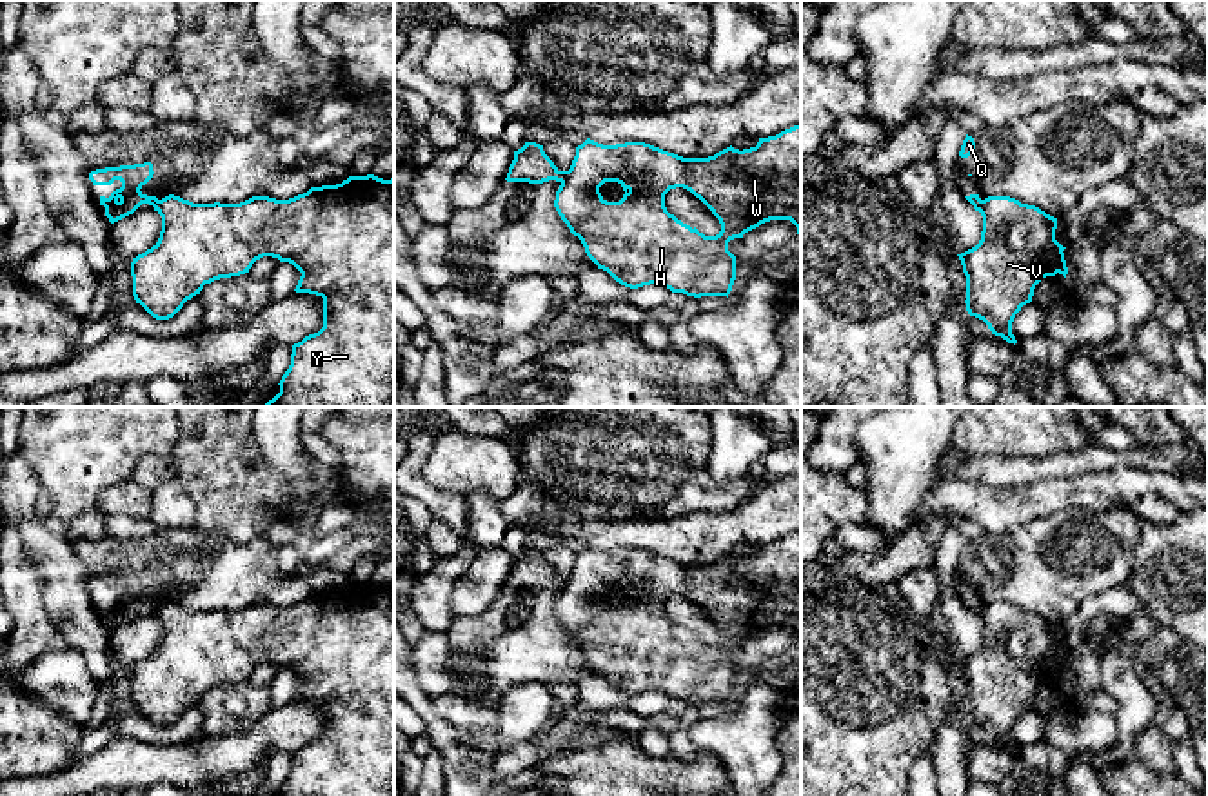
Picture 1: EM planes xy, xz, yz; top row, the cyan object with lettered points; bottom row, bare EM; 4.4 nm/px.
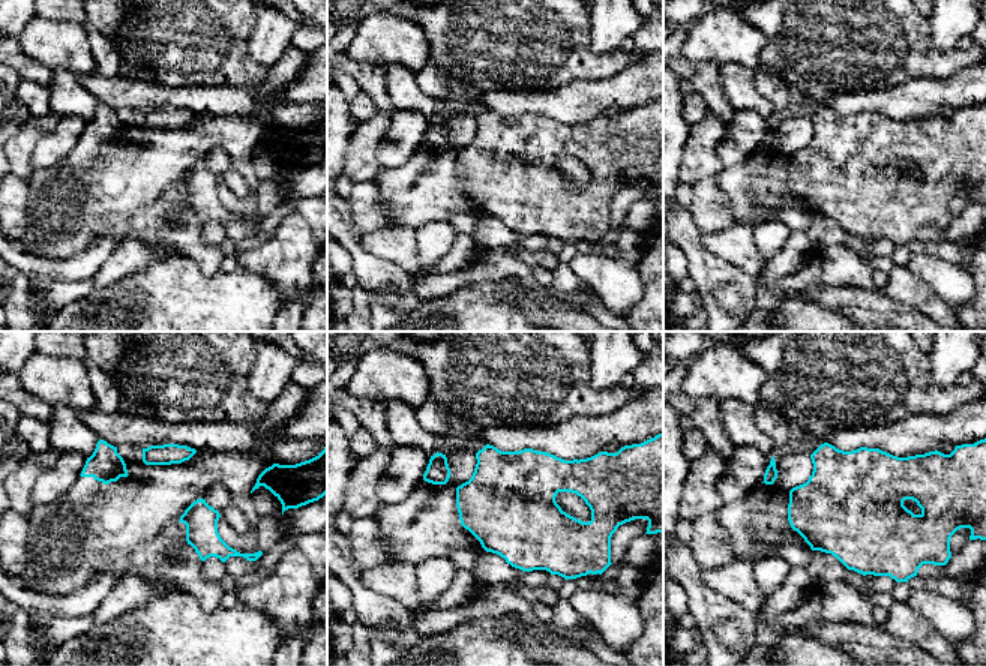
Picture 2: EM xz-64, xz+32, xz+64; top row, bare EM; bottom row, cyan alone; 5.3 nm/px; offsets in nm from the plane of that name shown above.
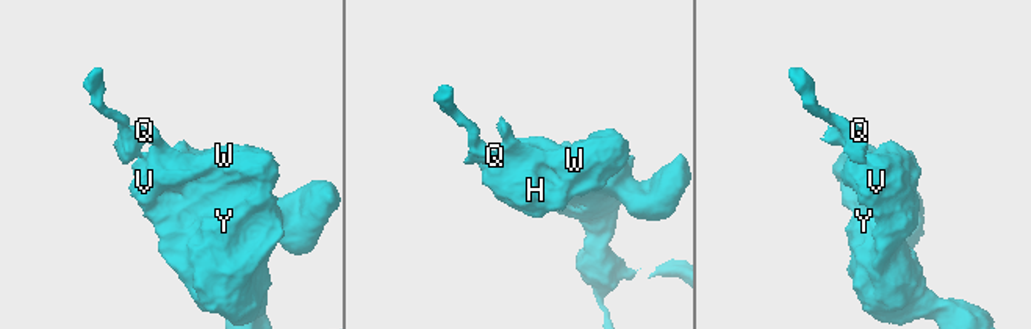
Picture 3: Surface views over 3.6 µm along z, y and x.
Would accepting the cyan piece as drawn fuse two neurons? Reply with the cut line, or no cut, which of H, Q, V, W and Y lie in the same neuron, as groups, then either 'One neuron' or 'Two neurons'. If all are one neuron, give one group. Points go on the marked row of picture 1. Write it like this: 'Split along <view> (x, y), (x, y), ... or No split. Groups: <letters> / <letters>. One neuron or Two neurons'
Split along xz (567, 171), (562, 182). Groups: H V W Y / Q. Two neurons

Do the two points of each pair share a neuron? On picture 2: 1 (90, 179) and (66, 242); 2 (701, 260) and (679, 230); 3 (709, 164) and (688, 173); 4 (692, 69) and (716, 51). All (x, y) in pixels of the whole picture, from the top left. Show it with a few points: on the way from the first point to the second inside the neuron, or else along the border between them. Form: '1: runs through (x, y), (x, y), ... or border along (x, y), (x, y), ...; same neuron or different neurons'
1: runs through (84, 194), (66, 212), (66, 227); same neuron
2: runs through (695, 252), (686, 237); same neuron
3: runs through (704, 164), (697, 164), (692, 168); same neuron
4: border along (686, 30), (682, 53), (692, 60), (719, 65); different neurons

